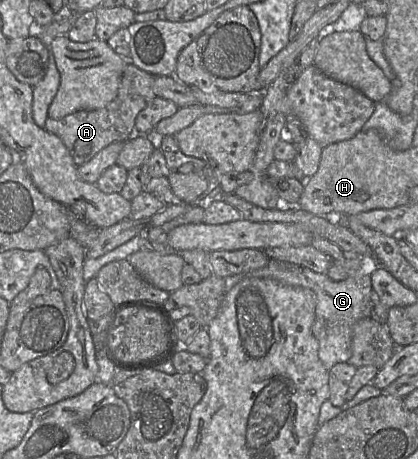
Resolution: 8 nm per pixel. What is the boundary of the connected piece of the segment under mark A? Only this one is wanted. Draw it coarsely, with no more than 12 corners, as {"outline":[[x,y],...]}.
{"outline":[[128,63],[117,96],[44,129],[83,165],[144,135],[137,115],[156,98],[152,74]]}

